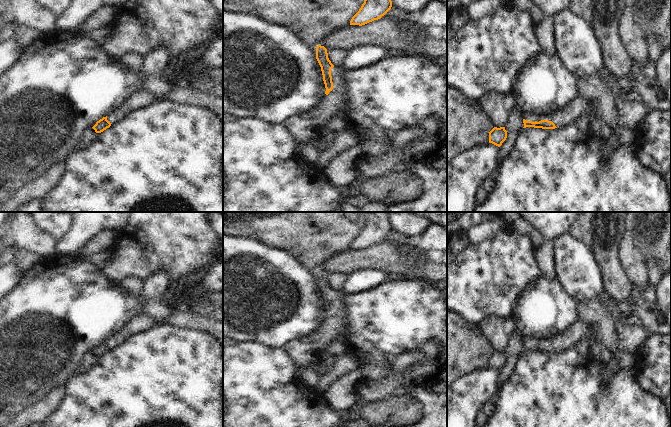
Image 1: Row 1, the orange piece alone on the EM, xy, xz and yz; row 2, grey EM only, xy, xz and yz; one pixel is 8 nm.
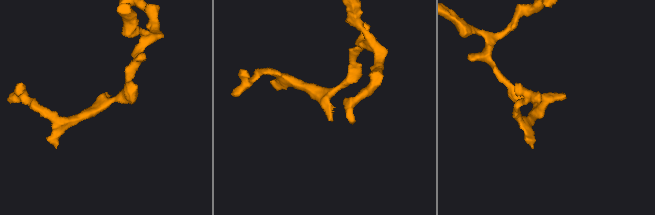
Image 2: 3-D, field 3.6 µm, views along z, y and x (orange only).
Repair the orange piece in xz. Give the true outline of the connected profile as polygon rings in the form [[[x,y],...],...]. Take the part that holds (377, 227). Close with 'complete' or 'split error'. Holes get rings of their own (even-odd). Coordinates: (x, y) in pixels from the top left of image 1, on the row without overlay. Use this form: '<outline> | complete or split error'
[[[367,212],[365,224],[359,235],[352,241],[350,249],[365,249],[380,243],[392,231],[388,212]]] | complete

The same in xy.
[[[141,313],[129,320],[121,331],[97,345],[92,352],[96,357],[101,357],[121,345],[128,336],[134,336],[155,327],[157,327],[156,320],[146,313]]] | split error

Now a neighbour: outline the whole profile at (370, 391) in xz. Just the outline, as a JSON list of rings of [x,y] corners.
[[[419,348],[407,349],[398,355],[388,358],[391,364],[391,375],[382,381],[365,380],[358,388],[358,398],[366,403],[398,395],[403,376],[410,366],[420,360],[424,354]]]

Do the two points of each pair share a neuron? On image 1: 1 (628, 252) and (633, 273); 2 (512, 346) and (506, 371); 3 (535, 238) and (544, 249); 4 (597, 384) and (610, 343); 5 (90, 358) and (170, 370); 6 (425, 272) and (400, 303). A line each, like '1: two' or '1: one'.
1: one
2: one
3: two
4: two
5: two
6: two

